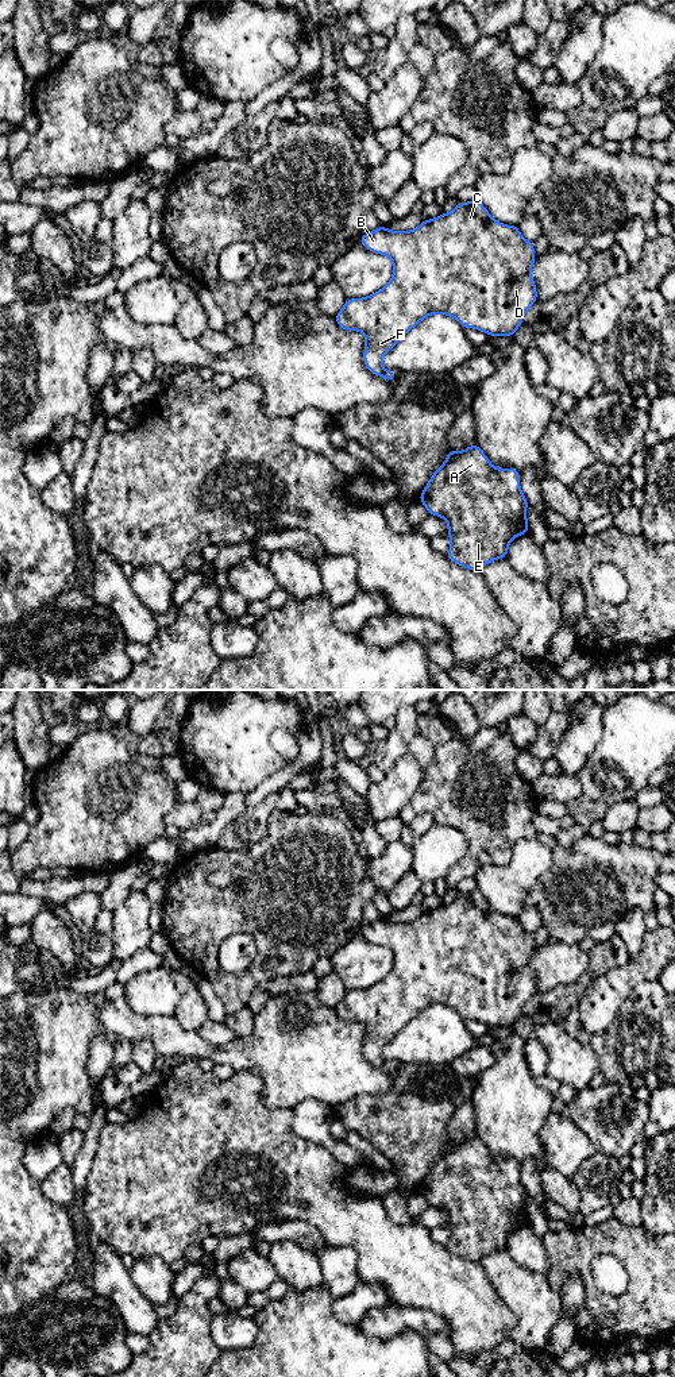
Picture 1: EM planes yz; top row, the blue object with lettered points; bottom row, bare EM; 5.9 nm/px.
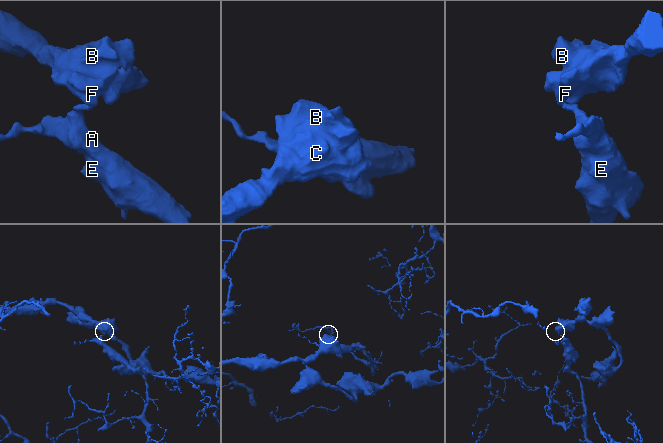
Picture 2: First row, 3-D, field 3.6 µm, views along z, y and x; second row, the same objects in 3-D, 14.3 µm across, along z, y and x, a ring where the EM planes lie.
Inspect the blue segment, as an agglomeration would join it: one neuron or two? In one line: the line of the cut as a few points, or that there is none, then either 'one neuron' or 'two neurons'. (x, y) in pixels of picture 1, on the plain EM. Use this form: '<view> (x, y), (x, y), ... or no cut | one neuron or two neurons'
yz (384, 1061), (380, 1065) | two neurons

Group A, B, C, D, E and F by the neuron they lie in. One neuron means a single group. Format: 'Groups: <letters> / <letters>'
Groups: A E / B C D F

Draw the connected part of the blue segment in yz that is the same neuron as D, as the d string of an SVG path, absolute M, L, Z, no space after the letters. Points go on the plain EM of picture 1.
M478 890L459 894L454 902L443 903L436 910L423 911L416 921L389 922L379 917L360 927L359 934L371 944L387 946L393 952L393 968L381 981L364 990L347 990L335 1011L342 1021L359 1022L366 1027L363 1052L374 1066L383 1064L382 1049L398 1031L433 1004L454 1008L463 1019L474 1019L489 1027L513 1029L525 1003L537 991L536 973L531 968L536 952L533 933L525 932L517 917L494 911Z

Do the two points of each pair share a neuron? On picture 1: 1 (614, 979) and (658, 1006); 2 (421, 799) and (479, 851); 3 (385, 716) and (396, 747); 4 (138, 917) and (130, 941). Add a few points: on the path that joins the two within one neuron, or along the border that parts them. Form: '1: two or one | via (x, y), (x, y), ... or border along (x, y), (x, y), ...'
1: two | border along (631, 992), (614, 1019)
2: one | via (439, 799), (443, 799), (477, 833)
3: two | border along (409, 704), (400, 709), (397, 721), (390, 731)
4: one | via (132, 922), (130, 936)

